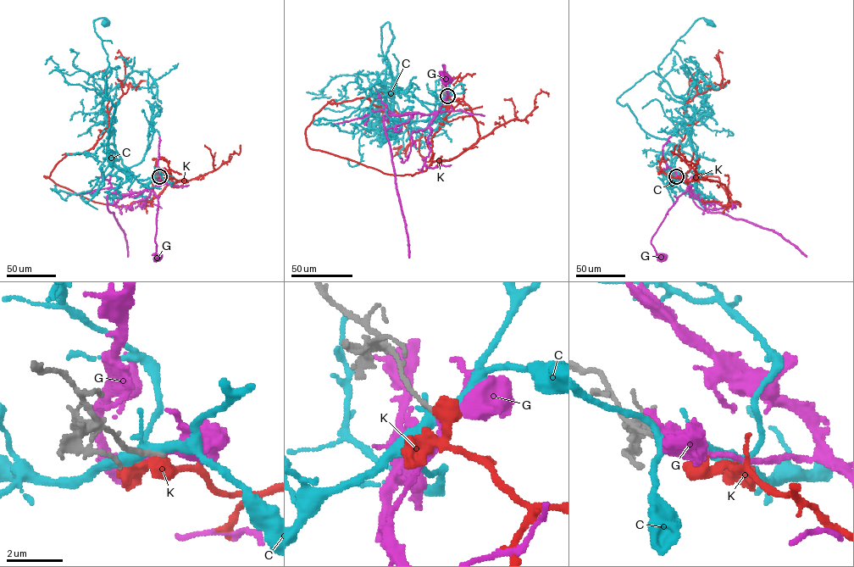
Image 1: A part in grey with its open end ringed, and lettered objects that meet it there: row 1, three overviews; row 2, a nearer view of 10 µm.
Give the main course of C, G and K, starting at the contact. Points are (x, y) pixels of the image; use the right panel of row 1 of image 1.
C: (676, 176), (683, 180), (671, 161), (691, 134), (694, 113), (673, 93), (658, 66), (696, 19), (708, 22)
G: (676, 176), (687, 180), (689, 190), (677, 197), (651, 237), (657, 253), (664, 255), (661, 257)
K: (676, 176), (717, 180), (740, 206), (718, 176), (698, 178), (678, 151), (684, 106), (728, 80)

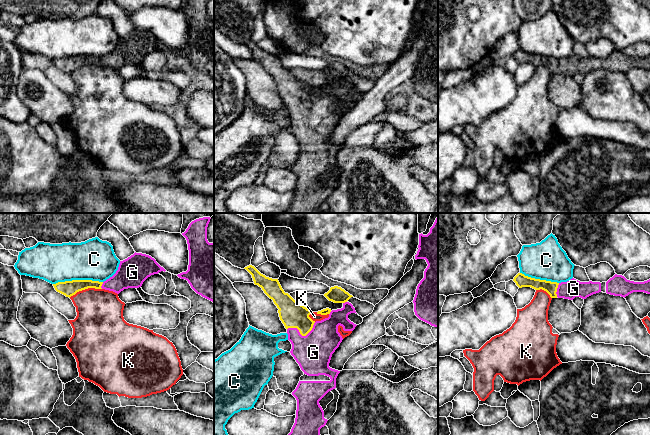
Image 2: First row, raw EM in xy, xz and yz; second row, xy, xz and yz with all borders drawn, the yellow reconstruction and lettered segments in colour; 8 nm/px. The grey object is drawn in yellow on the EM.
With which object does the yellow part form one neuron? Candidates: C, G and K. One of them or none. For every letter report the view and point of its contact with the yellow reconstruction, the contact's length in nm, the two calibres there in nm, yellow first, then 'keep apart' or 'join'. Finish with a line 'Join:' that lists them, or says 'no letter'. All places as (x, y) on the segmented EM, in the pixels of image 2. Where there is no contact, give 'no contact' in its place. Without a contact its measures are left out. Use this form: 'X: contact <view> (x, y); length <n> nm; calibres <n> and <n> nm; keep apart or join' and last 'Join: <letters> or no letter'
C: contact xy (77, 280); length 400 nm; calibres 130 and 320 nm; keep apart
G: contact xz (302, 335); length 240 nm; calibres 200 and 300 nm; join
K: contact xy (85, 288); length 280 nm; calibres 130 and 360 nm; keep apart
Join: G

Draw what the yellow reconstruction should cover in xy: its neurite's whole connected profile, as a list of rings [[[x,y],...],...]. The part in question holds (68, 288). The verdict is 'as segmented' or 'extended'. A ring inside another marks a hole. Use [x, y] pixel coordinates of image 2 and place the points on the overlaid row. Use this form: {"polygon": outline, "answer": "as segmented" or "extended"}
{"polygon": [[[134,253],[120,261],[116,273],[104,282],[92,280],[72,280],[53,284],[55,290],[66,297],[88,289],[105,289],[119,294],[124,289],[139,288],[151,275],[166,271],[154,258],[142,253]]], "answer": "extended"}

